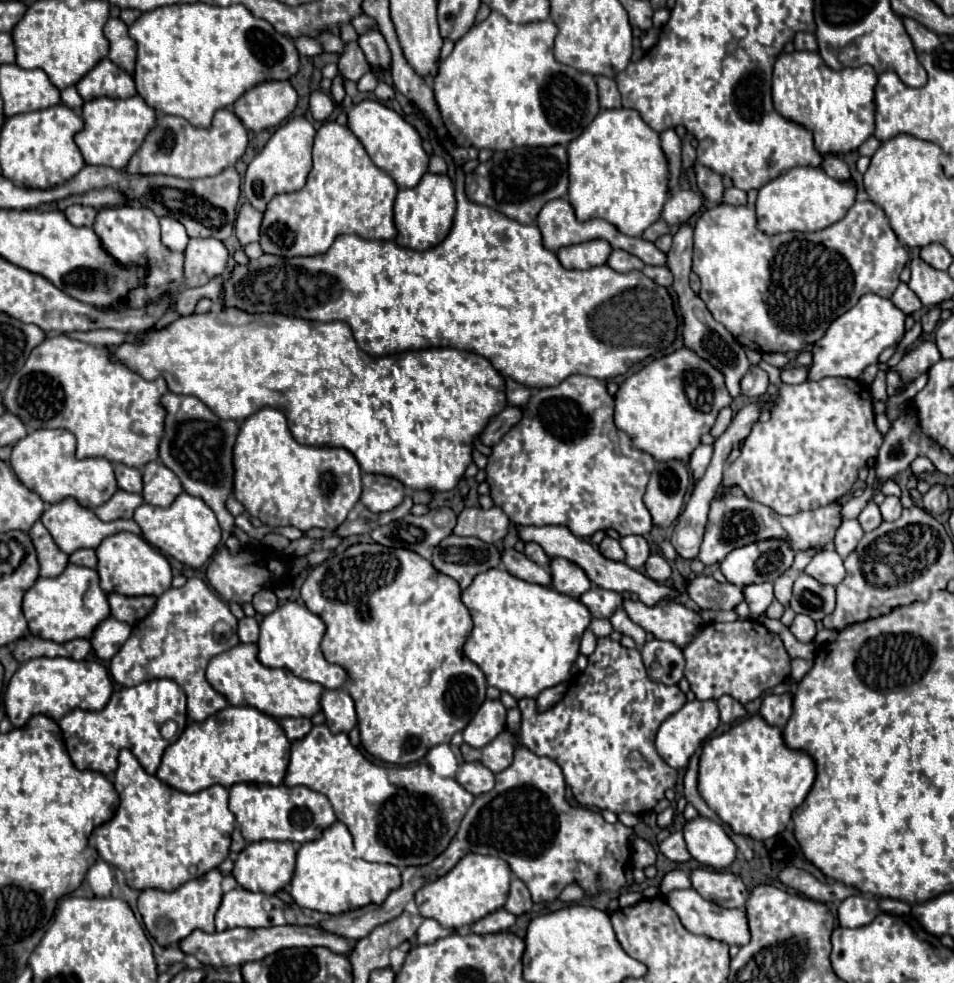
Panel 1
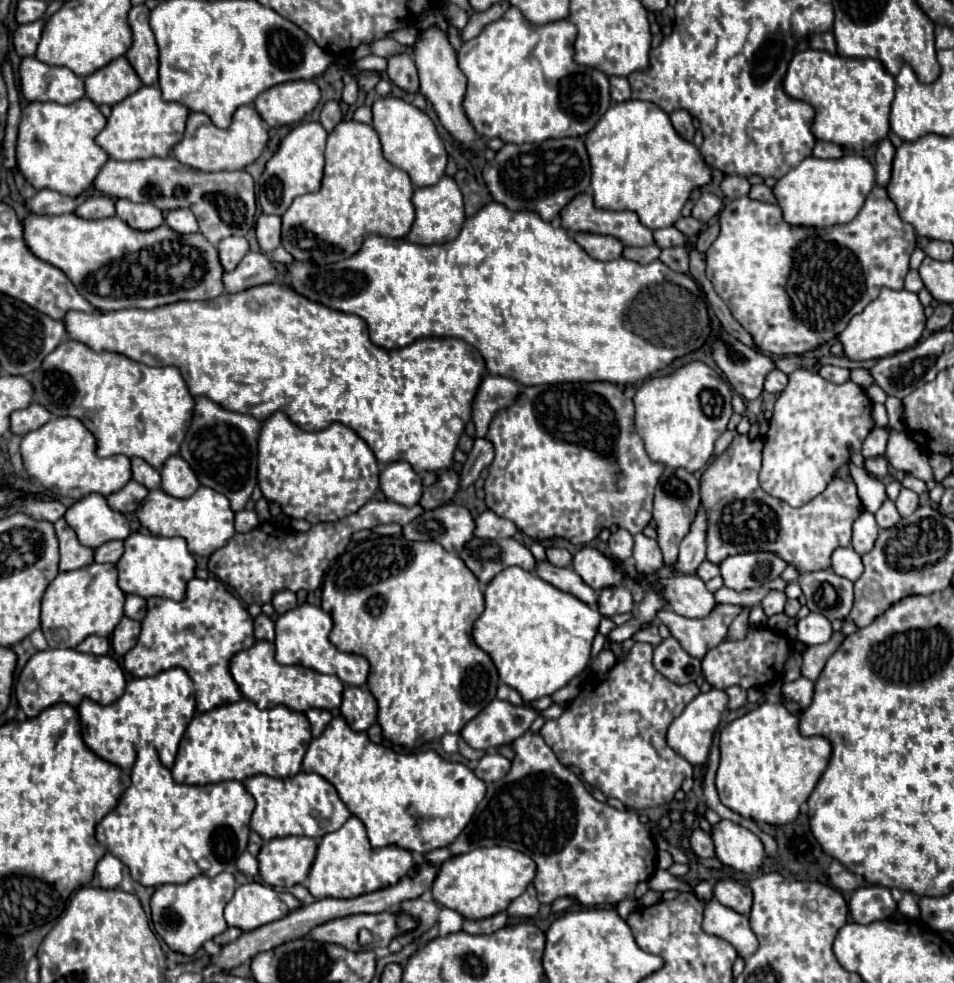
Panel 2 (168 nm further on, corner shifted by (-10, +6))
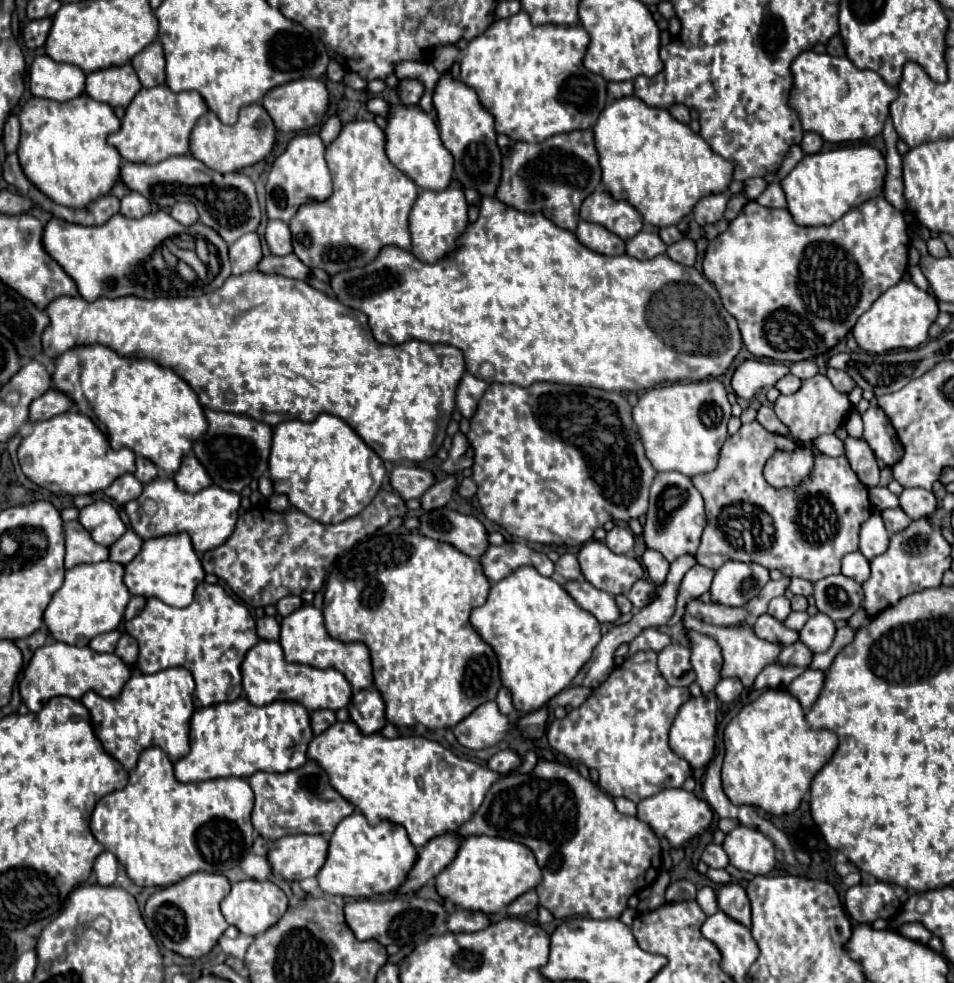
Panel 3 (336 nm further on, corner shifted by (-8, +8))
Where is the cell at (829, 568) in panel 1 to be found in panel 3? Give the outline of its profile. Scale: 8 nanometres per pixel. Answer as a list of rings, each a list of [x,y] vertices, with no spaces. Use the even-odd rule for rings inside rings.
[[[853,551],[853,553],[847,553],[843,559],[841,559],[841,573],[845,577],[851,577],[855,579],[857,583],[863,583],[871,571],[869,571],[869,561],[859,553],[859,551]]]

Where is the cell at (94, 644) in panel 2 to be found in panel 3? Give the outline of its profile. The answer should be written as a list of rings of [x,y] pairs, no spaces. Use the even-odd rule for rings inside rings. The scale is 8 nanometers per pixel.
[[[109,631],[109,633],[103,633],[103,635],[93,637],[91,643],[89,643],[89,647],[93,651],[97,651],[97,653],[113,653],[119,637],[121,637],[119,631]]]

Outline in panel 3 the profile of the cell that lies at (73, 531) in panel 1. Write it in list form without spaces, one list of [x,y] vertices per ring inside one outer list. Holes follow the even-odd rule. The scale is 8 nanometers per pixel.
[[[97,499],[87,507],[83,507],[79,511],[79,523],[91,533],[91,537],[99,545],[105,545],[105,547],[115,543],[127,531],[117,509],[103,499]]]

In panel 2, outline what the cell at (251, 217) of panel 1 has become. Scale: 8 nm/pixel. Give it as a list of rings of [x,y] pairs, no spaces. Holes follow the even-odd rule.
[[[261,215],[257,219],[257,241],[265,253],[271,253],[281,245],[281,217]]]

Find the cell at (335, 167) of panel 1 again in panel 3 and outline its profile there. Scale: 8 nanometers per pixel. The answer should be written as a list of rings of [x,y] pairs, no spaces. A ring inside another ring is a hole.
[[[349,121],[339,137],[327,145],[327,165],[333,179],[333,193],[325,201],[303,203],[289,221],[293,237],[293,253],[307,267],[319,267],[327,273],[339,273],[353,267],[363,267],[375,259],[383,245],[399,245],[411,249],[409,213],[417,199],[417,185],[401,173],[385,155],[385,133],[375,121]]]

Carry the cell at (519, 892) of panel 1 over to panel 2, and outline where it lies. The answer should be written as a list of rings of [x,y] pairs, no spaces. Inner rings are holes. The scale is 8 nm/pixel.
[[[529,885],[527,891],[519,895],[515,901],[511,901],[511,905],[507,907],[507,913],[511,917],[533,917],[537,911],[539,911],[539,901],[533,885]]]

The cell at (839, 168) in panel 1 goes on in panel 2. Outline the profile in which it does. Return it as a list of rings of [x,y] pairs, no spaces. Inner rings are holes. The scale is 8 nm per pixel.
[[[817,141],[813,147],[813,157],[821,157],[821,159],[839,159],[843,157],[843,151],[839,145],[835,143],[825,143],[825,141]]]

